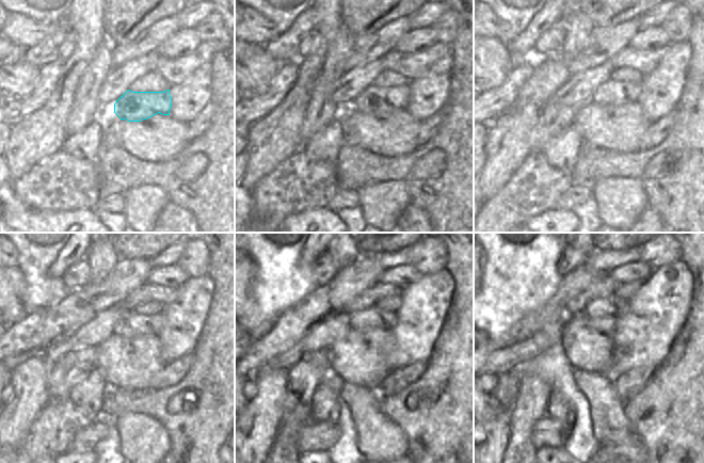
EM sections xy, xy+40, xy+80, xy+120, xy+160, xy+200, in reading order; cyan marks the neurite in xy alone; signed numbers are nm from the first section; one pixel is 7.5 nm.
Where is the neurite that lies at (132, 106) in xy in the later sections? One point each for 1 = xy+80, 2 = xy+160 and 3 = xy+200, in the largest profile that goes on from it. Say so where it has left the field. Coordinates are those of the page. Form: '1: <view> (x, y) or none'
1: xy+80 (610, 92)
2: xy+160 (371, 318)
3: xy+200 (597, 307)

